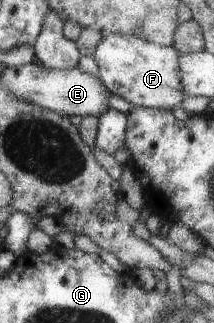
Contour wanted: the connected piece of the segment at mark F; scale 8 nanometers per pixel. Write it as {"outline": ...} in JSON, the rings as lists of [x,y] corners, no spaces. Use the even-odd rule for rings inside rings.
{"outline":[[[111,34],[105,36],[95,48],[94,59],[99,67],[99,79],[103,85],[119,98],[135,107],[175,110],[184,100],[179,79],[179,53],[174,47],[165,47],[147,42],[136,36]]]}

